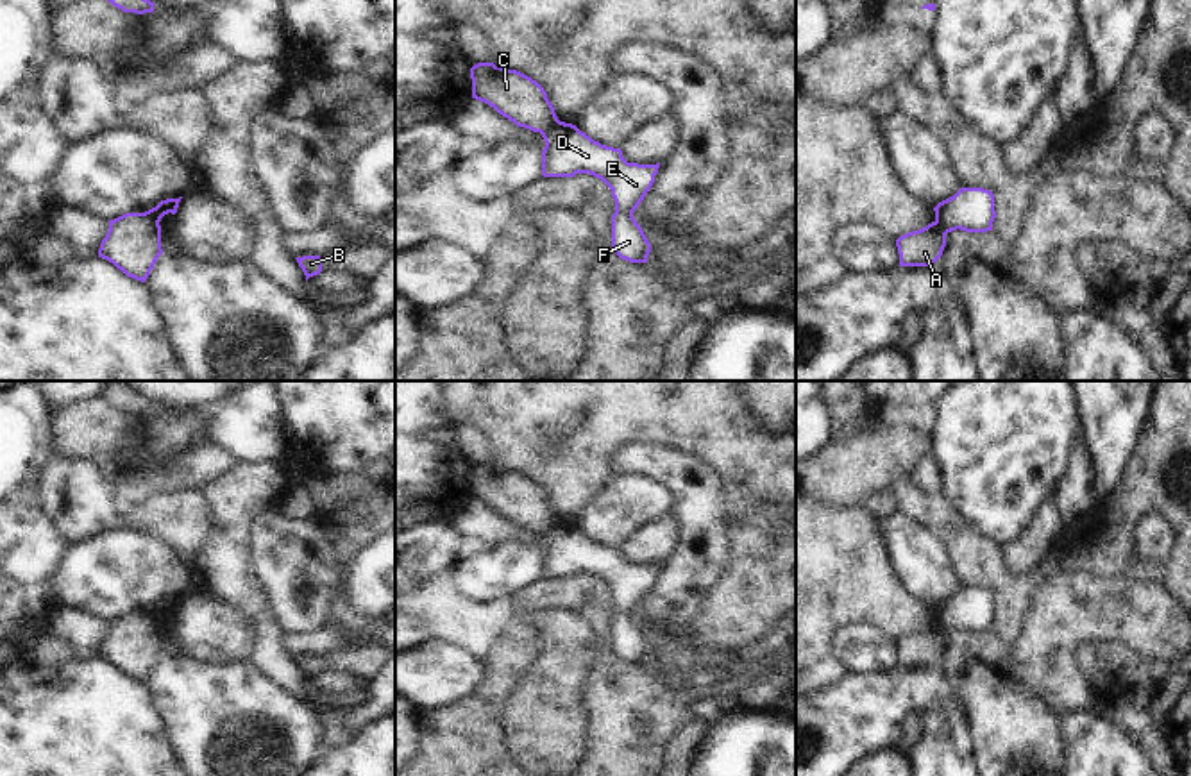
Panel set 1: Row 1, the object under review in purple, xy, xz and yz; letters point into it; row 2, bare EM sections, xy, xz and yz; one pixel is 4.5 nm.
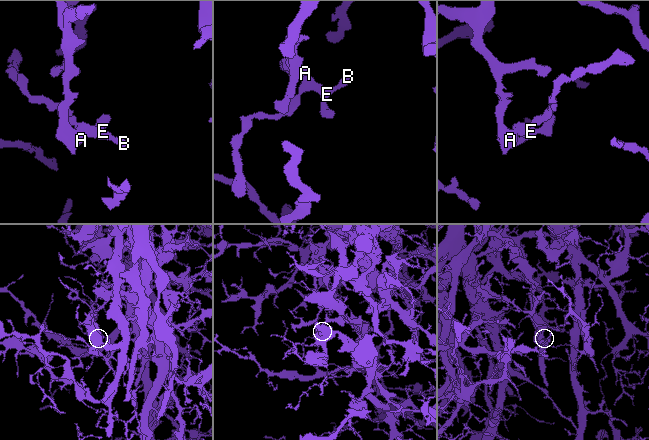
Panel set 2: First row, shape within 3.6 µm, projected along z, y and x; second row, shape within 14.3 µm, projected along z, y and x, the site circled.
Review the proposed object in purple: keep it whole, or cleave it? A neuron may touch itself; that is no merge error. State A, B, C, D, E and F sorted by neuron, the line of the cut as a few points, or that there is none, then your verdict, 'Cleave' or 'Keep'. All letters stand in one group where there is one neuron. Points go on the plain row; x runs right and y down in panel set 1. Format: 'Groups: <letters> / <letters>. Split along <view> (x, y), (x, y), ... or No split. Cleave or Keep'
Groups: A C / B D E F. Split along xz (558, 521), (542, 537). Cleave

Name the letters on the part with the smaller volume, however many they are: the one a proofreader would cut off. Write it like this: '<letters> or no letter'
B, D, E, F

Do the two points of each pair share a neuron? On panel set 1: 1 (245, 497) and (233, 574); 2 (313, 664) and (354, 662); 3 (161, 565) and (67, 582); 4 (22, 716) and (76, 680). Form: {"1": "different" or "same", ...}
{"1": "same", "2": "same", "3": "same", "4": "same"}

